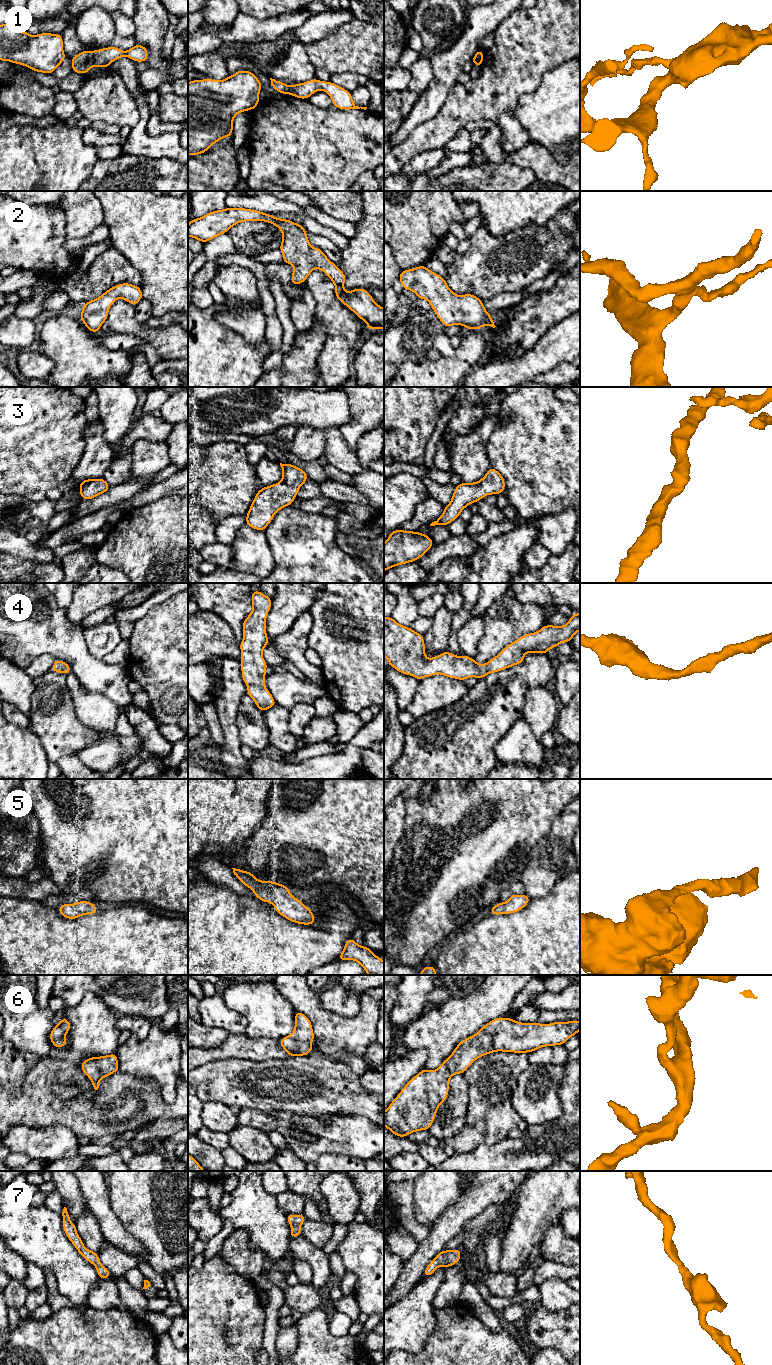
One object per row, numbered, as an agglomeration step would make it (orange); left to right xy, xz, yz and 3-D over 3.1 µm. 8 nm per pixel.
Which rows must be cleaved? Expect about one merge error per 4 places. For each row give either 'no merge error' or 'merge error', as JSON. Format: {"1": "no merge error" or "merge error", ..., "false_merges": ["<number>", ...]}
{"1": "merge error", "2": "no merge error", "3": "no merge error", "4": "no merge error", "5": "no merge error", "6": "no merge error", "7": "no merge error", "false_merges": ["1"]}

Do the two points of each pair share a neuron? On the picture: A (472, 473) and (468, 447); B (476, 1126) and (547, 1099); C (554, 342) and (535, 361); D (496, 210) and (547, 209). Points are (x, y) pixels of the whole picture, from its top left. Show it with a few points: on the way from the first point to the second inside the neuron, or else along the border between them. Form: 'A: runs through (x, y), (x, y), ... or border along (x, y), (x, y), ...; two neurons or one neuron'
A: runs through (471, 467), (468, 453); one neuron
B: border along (513, 1088), (512, 1107), (522, 1120); two neurons
C: runs through (549, 347), (540, 356); one neuron
D: runs through (509, 209), (534, 209); one neuron

